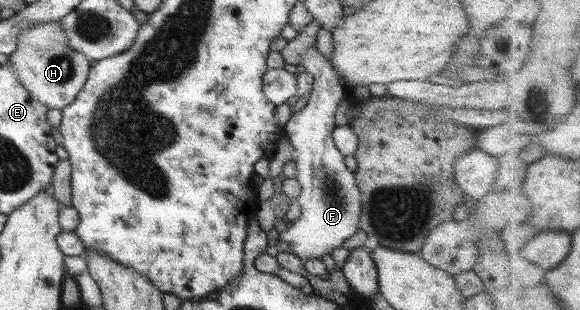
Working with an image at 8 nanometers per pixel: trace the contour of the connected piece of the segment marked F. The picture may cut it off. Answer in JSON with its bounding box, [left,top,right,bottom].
[279,47,362,260]

